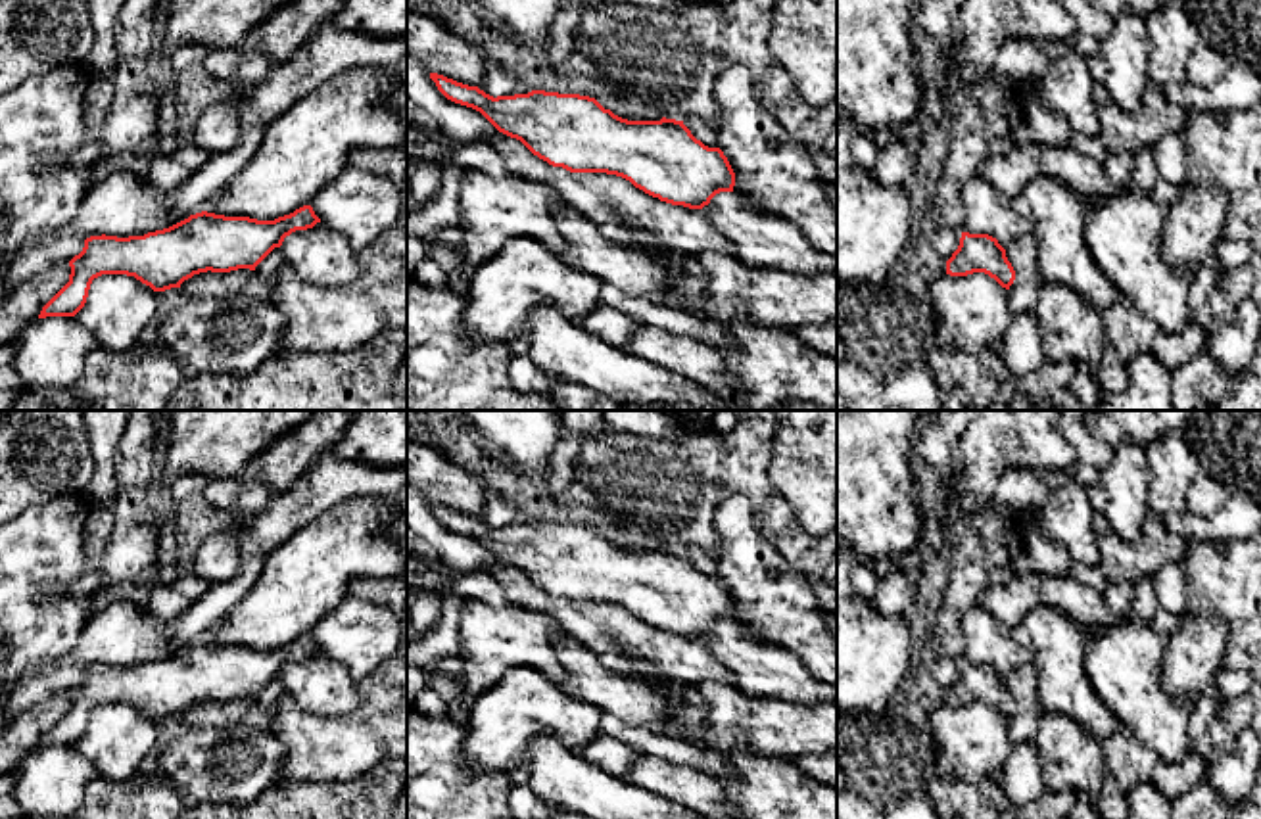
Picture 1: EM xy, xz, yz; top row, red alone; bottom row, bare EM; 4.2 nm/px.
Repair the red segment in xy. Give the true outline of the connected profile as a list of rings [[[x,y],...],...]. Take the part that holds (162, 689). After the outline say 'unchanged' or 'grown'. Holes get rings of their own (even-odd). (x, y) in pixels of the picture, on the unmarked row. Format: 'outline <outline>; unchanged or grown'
outline [[[311,635],[274,650],[202,641],[144,666],[90,666],[69,690],[69,712],[42,737],[38,748],[75,746],[86,733],[92,710],[102,704],[134,706],[154,721],[165,721],[207,700],[255,700],[286,666],[317,652],[321,648]]]; unchanged

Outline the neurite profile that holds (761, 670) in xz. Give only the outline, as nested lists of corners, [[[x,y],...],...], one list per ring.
[[[733,621],[716,623],[701,641],[735,673],[735,687],[749,696],[798,704],[837,698],[837,687],[816,679],[789,650],[747,639]]]

